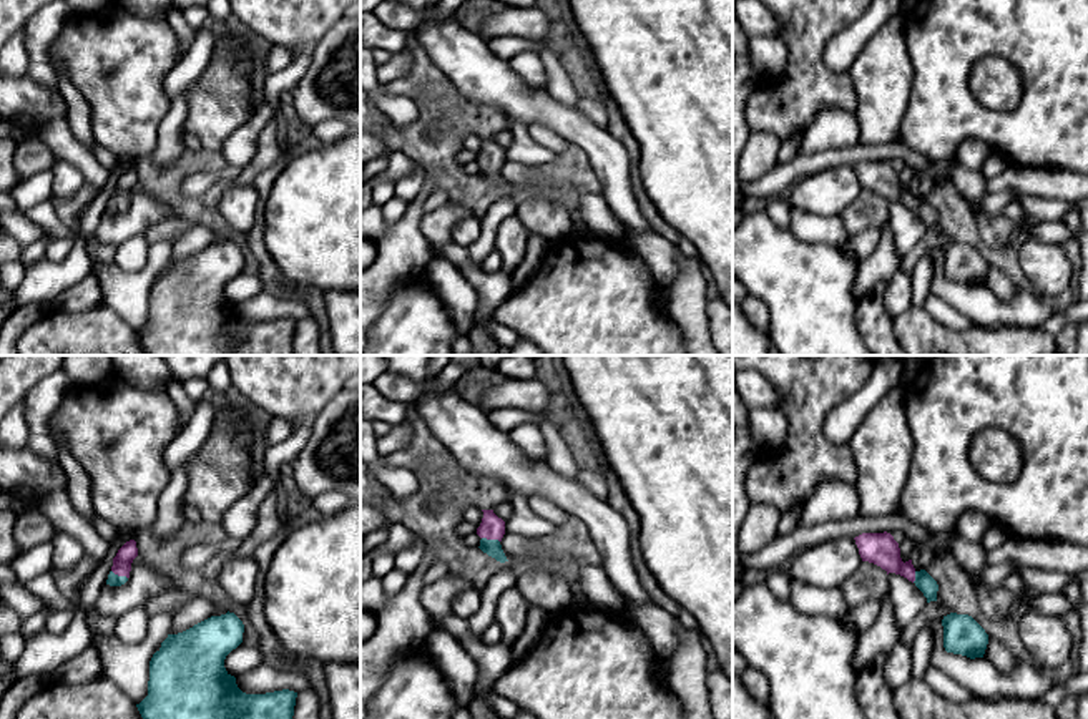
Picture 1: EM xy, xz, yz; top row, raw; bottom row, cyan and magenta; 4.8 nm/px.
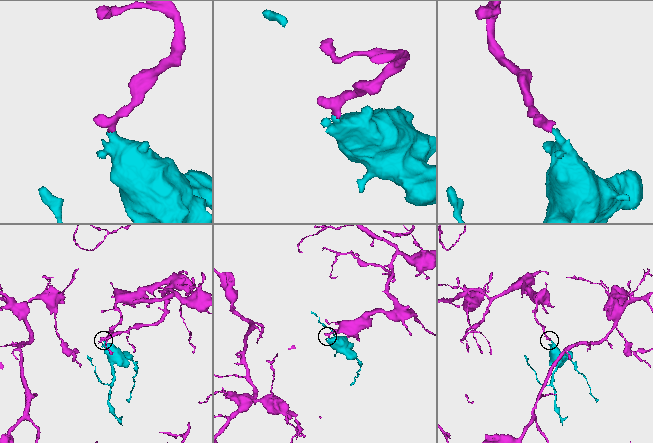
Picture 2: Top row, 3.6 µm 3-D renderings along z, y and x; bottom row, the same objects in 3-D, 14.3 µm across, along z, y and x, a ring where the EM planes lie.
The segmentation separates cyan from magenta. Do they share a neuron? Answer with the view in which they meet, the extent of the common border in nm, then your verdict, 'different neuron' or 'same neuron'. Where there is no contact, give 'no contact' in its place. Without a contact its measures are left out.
xz | 90 nm | same neuron

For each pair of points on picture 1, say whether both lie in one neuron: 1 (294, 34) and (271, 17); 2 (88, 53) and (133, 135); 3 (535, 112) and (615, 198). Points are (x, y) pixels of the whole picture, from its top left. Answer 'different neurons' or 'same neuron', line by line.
1: same neuron
2: same neuron
3: same neuron

